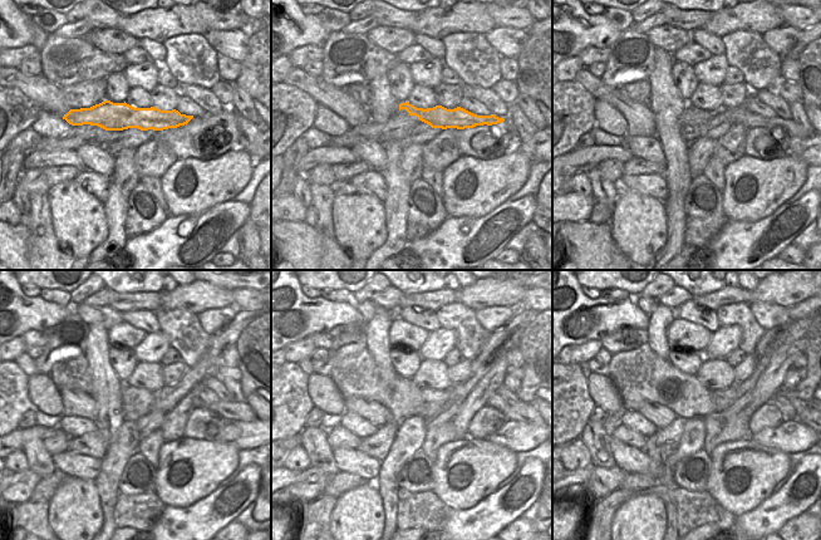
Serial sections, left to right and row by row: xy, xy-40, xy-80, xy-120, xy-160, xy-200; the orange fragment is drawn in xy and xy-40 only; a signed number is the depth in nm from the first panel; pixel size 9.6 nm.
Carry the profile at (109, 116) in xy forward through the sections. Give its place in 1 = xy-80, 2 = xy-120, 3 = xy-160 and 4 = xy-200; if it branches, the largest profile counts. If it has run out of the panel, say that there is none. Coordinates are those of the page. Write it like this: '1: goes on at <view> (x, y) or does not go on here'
1: goes on at xy-80 (733, 116)
2: goes on at xy-120 (234, 411)
3: goes on at xy-160 (526, 412)
4: goes on at xy-200 (807, 416)

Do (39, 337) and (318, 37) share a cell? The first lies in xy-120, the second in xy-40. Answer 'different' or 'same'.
different

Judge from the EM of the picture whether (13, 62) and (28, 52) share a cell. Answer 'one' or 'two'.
one

